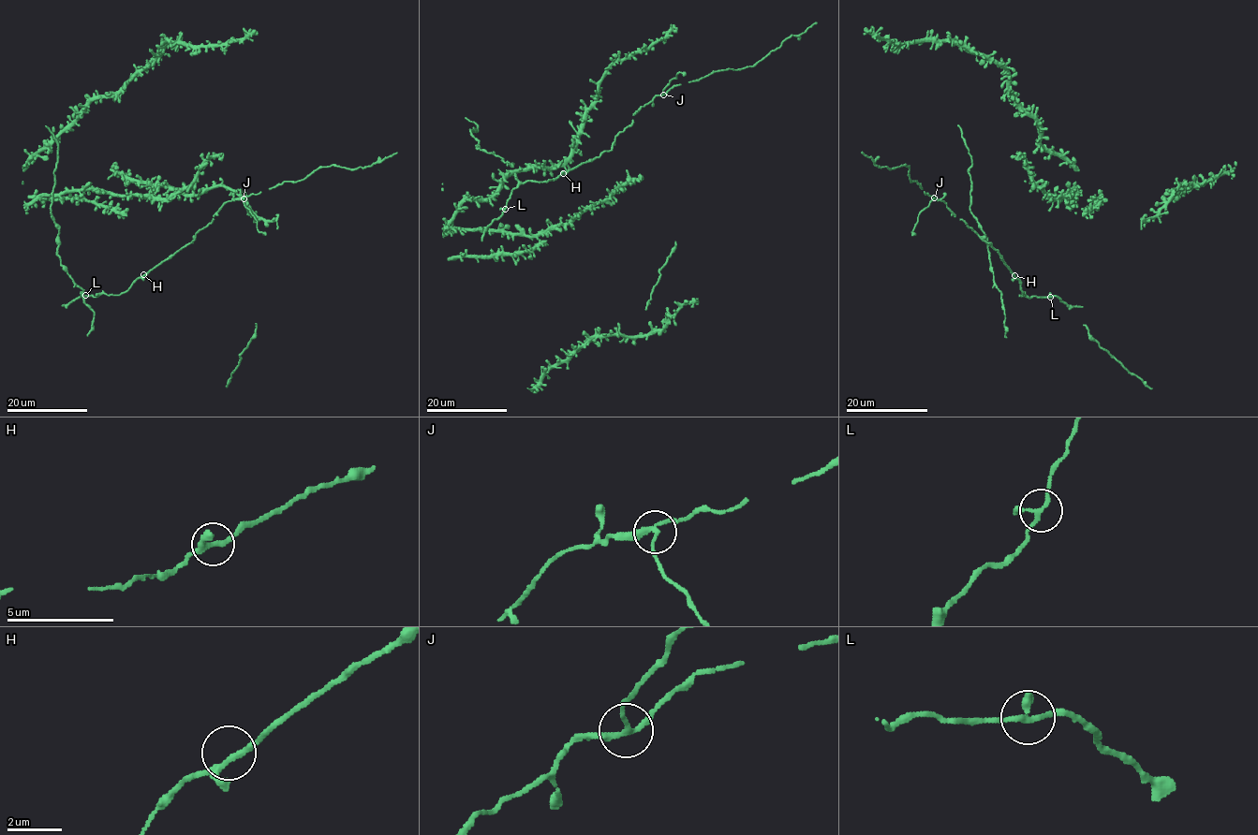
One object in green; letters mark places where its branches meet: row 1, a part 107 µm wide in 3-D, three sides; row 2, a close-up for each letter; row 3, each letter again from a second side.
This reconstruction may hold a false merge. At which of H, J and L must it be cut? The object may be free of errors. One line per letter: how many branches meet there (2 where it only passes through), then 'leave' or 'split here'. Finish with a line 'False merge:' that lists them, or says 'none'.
H: branches 3; leave
J: branches 3; split here
L: branches 3; leave
False merge: J

